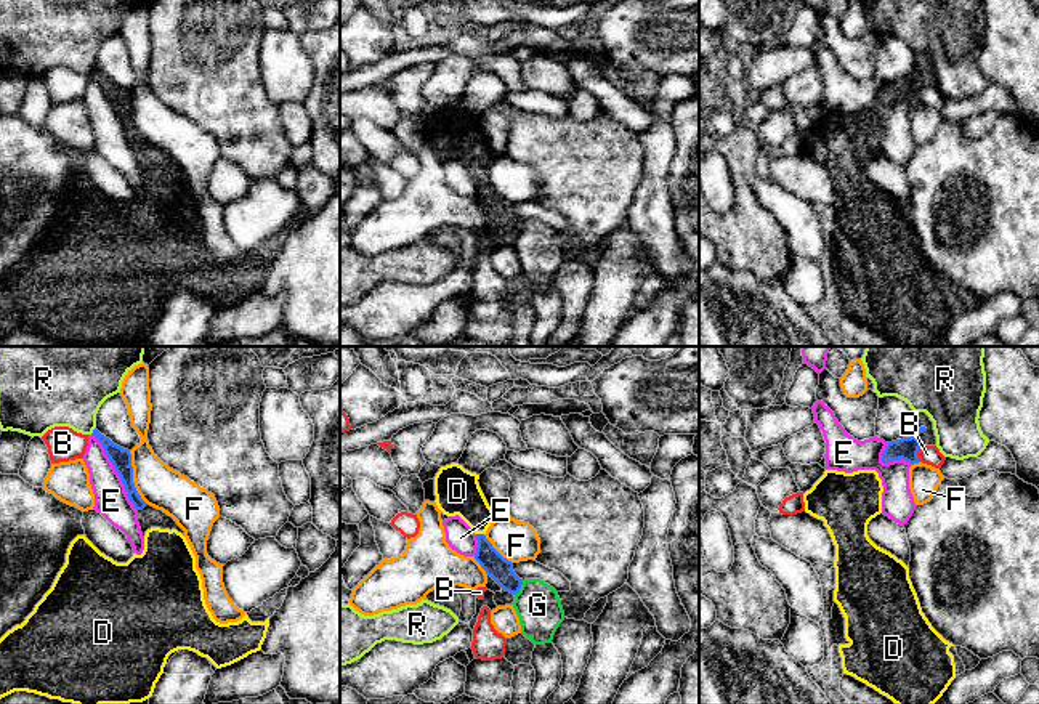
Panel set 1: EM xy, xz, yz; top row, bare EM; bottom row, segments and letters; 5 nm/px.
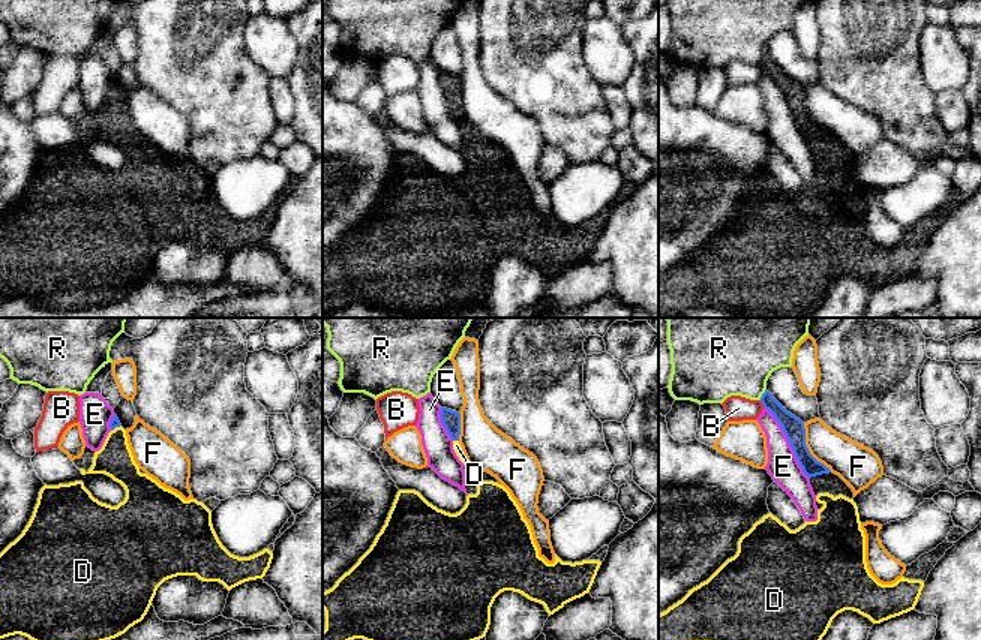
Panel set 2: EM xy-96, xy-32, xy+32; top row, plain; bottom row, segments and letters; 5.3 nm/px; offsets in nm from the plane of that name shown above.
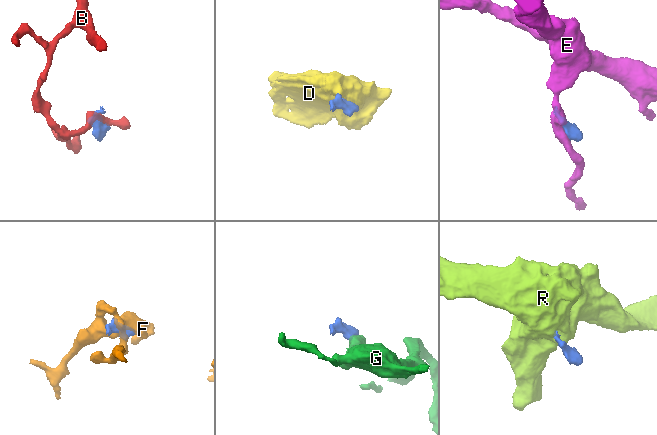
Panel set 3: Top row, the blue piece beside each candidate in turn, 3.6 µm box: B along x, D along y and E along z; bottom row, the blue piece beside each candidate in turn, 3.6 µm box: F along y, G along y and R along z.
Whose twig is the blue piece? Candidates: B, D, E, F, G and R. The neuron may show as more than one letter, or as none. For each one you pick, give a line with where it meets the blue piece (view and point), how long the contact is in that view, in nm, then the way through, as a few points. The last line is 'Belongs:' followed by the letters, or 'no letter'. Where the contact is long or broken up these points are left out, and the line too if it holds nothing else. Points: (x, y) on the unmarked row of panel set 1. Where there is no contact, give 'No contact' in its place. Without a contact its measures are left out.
D: Touches blue at xz (480, 175). Shared border 40 nm. Path across: xz (501, 210), (486, 196), (480, 175), (478, 156), (457, 132)
Belongs: D

